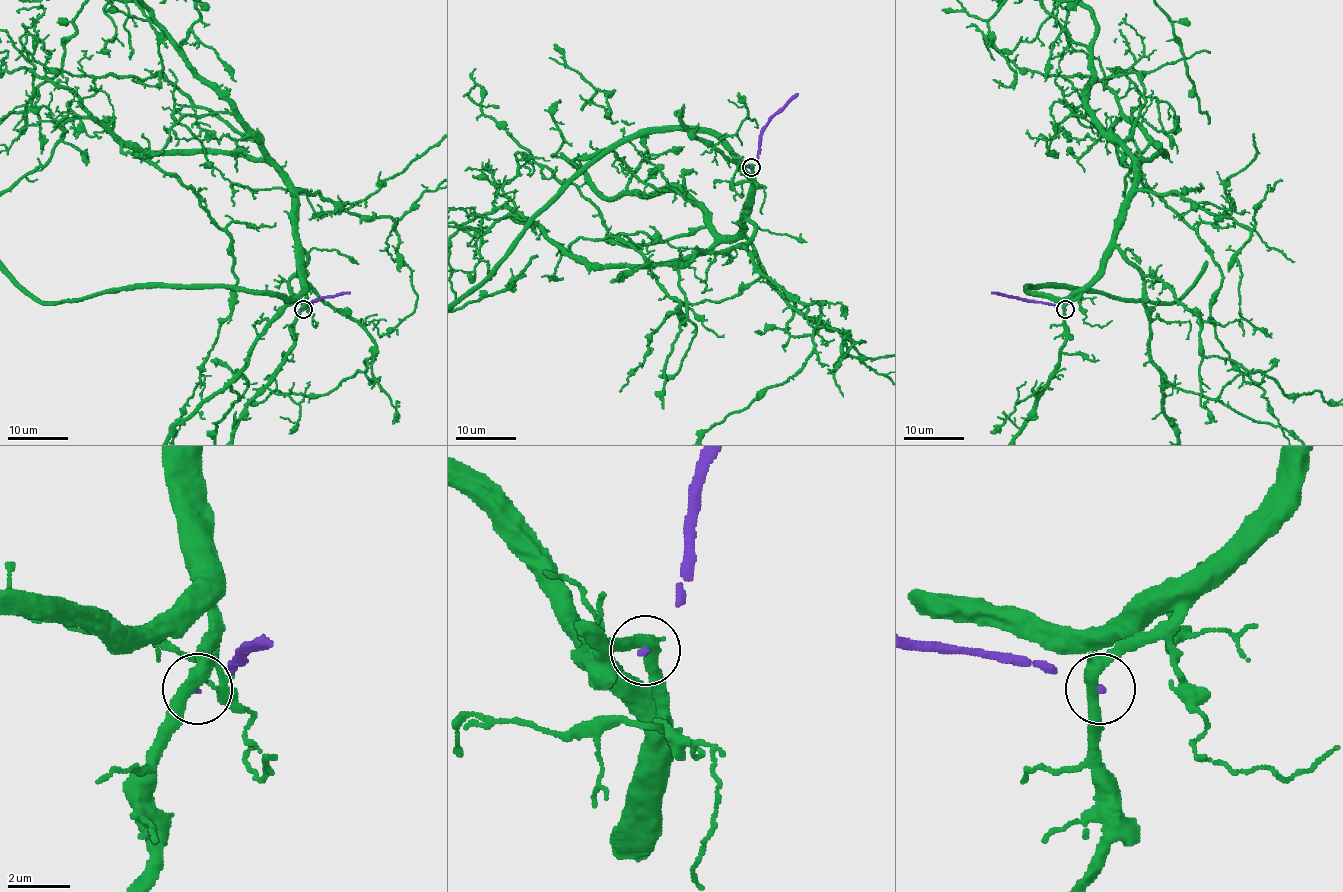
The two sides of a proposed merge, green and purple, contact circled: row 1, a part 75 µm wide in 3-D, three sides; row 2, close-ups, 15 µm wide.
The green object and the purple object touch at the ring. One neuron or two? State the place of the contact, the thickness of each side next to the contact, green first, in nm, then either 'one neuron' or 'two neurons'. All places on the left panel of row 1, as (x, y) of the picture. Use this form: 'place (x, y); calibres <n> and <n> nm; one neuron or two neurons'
place (303, 309); calibres 420 and 110 nm; two neurons

